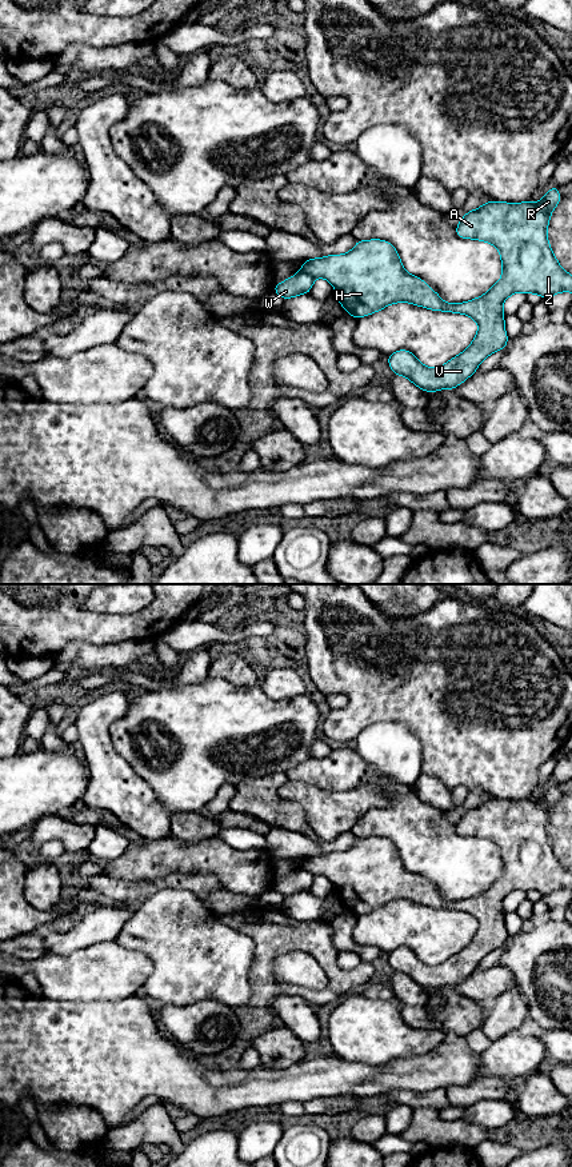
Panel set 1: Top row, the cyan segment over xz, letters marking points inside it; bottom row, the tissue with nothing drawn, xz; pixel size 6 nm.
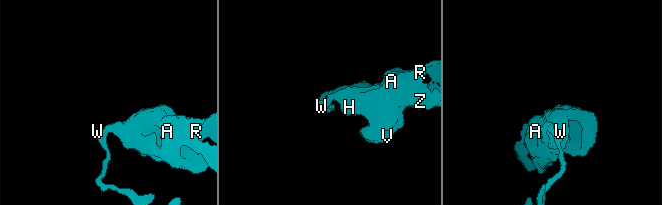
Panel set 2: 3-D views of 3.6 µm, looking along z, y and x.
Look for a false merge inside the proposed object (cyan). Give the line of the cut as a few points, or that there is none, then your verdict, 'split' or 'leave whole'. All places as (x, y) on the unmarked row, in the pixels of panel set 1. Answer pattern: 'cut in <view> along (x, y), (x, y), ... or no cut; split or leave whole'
cut in xz along (302, 867), (314, 875); split

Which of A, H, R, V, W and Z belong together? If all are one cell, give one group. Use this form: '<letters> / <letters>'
A H R V Z / W

